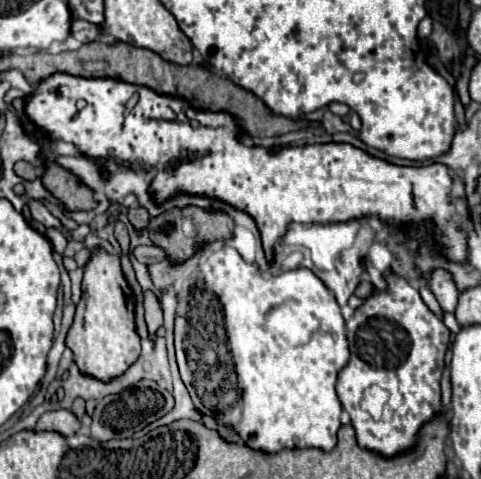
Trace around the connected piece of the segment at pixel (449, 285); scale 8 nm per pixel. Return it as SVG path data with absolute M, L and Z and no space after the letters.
M432 269L430 271L430 279L428 279L430 291L434 293L436 301L440 303L442 311L454 311L456 303L458 303L458 287L452 279L452 273L446 269Z

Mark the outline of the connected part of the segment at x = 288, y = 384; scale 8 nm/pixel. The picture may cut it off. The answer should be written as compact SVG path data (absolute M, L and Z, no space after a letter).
M224 244L200 263L198 271L192 271L192 275L184 279L176 299L176 361L198 411L216 417L224 425L236 427L248 447L266 453L294 447L318 447L322 451L336 447L336 433L342 425L342 405L334 385L338 371L350 357L346 323L334 293L310 269L264 277L258 265L246 263L234 247Z

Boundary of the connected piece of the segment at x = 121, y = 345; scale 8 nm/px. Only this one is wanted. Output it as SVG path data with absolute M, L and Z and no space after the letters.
M92 249L84 265L82 297L76 305L74 323L66 333L66 345L74 351L74 361L82 373L110 381L138 359L140 337L134 325L134 301L130 291L120 269L120 259L104 249Z

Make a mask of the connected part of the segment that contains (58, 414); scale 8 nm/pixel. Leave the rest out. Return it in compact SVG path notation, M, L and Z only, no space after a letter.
M56 409L56 411L46 411L38 425L36 431L58 431L62 435L74 435L80 431L80 419L68 411L68 409Z

